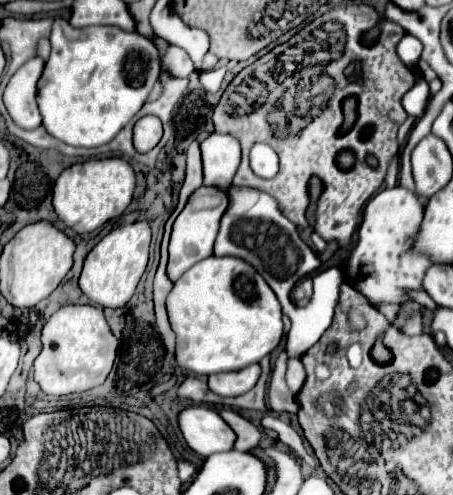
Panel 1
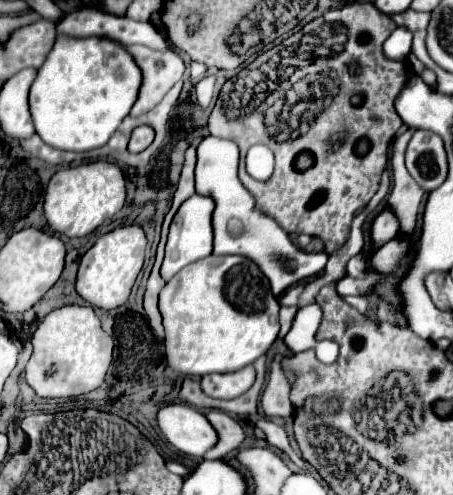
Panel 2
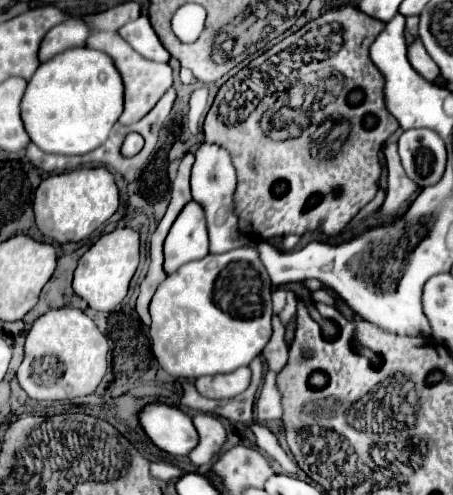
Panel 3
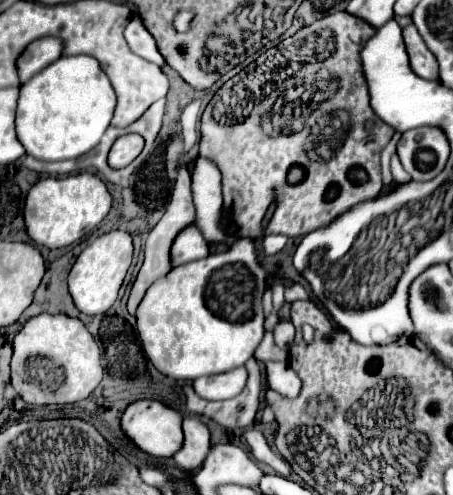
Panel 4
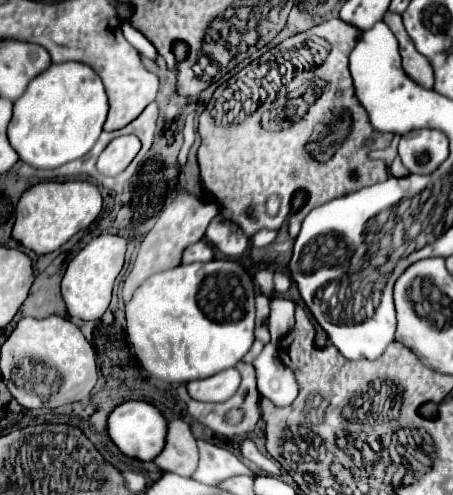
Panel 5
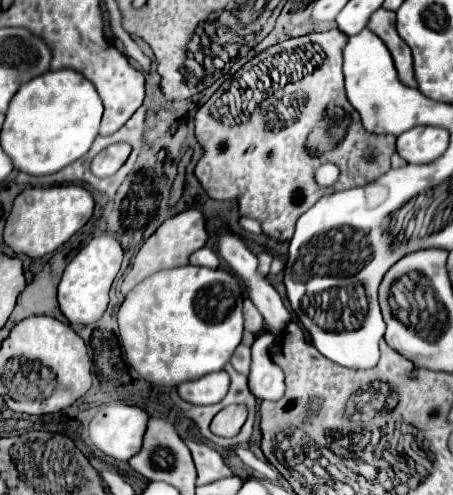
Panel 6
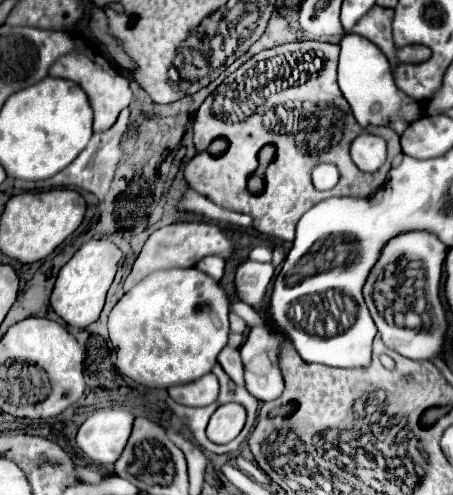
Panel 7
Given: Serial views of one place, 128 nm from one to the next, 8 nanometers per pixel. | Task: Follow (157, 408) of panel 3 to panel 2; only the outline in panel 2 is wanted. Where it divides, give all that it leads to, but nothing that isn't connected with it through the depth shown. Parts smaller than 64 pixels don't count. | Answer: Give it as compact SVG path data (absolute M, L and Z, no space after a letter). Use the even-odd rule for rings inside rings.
M168 404L156 420L162 438L188 456L200 458L216 444L216 432L206 416L188 404Z

